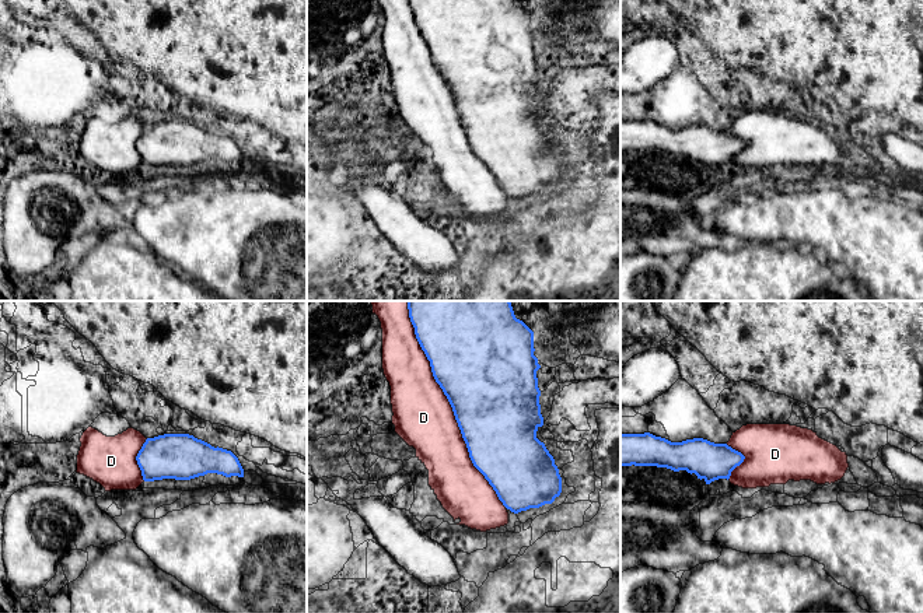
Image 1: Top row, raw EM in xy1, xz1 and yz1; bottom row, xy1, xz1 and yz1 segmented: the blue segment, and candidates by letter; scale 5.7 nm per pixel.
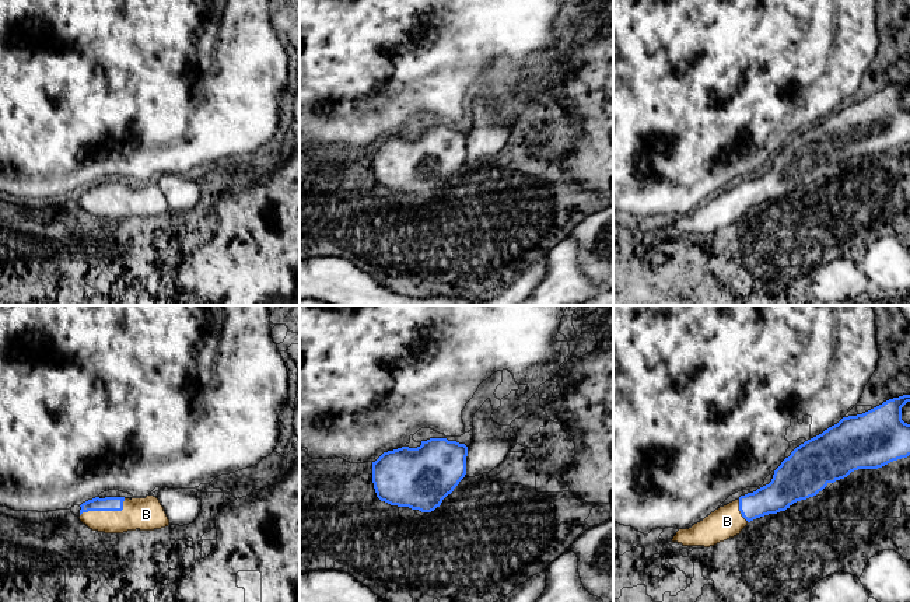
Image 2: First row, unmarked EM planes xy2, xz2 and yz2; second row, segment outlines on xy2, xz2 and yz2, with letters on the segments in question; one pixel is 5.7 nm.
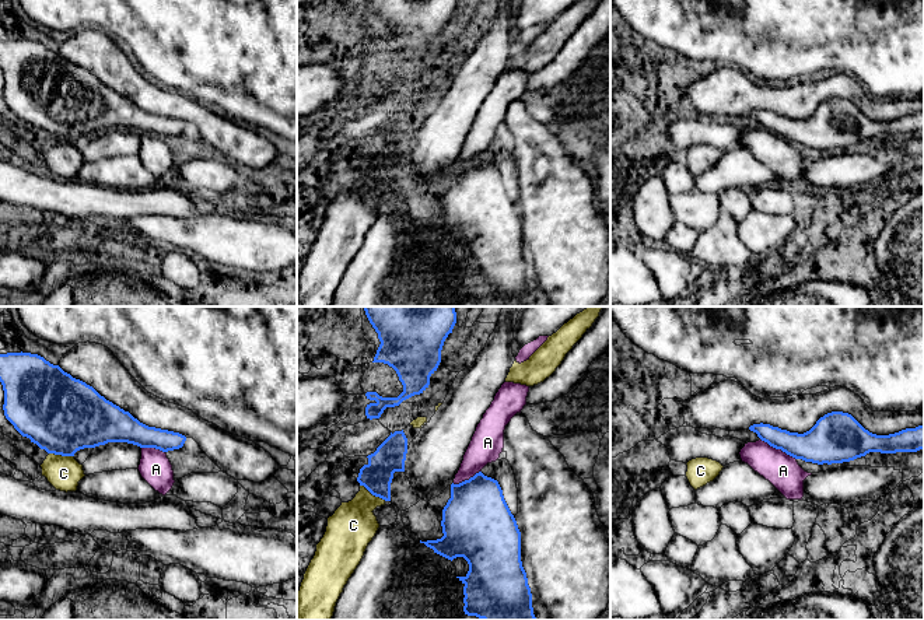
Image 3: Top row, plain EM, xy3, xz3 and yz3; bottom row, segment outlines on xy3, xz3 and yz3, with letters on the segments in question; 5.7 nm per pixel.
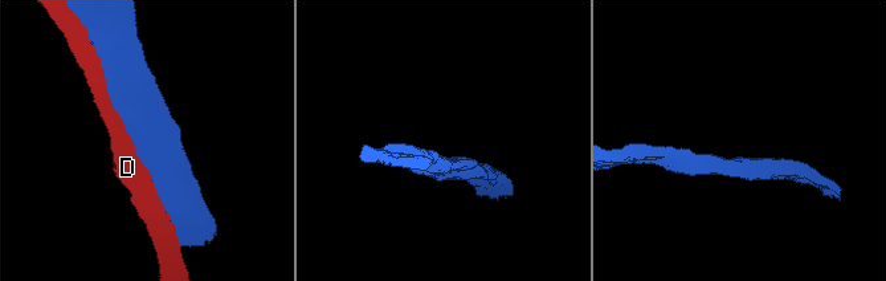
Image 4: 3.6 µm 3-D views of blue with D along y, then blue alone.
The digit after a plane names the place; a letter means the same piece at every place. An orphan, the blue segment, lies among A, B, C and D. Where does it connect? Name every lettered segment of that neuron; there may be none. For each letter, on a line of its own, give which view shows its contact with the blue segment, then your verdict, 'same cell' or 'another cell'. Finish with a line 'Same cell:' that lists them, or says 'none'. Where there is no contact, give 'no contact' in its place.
A: contact in yz3; another cell
B: contact in xy2; same cell
C: contact in xz3; another cell
D: contact in xz1; another cell
Same cell: B

